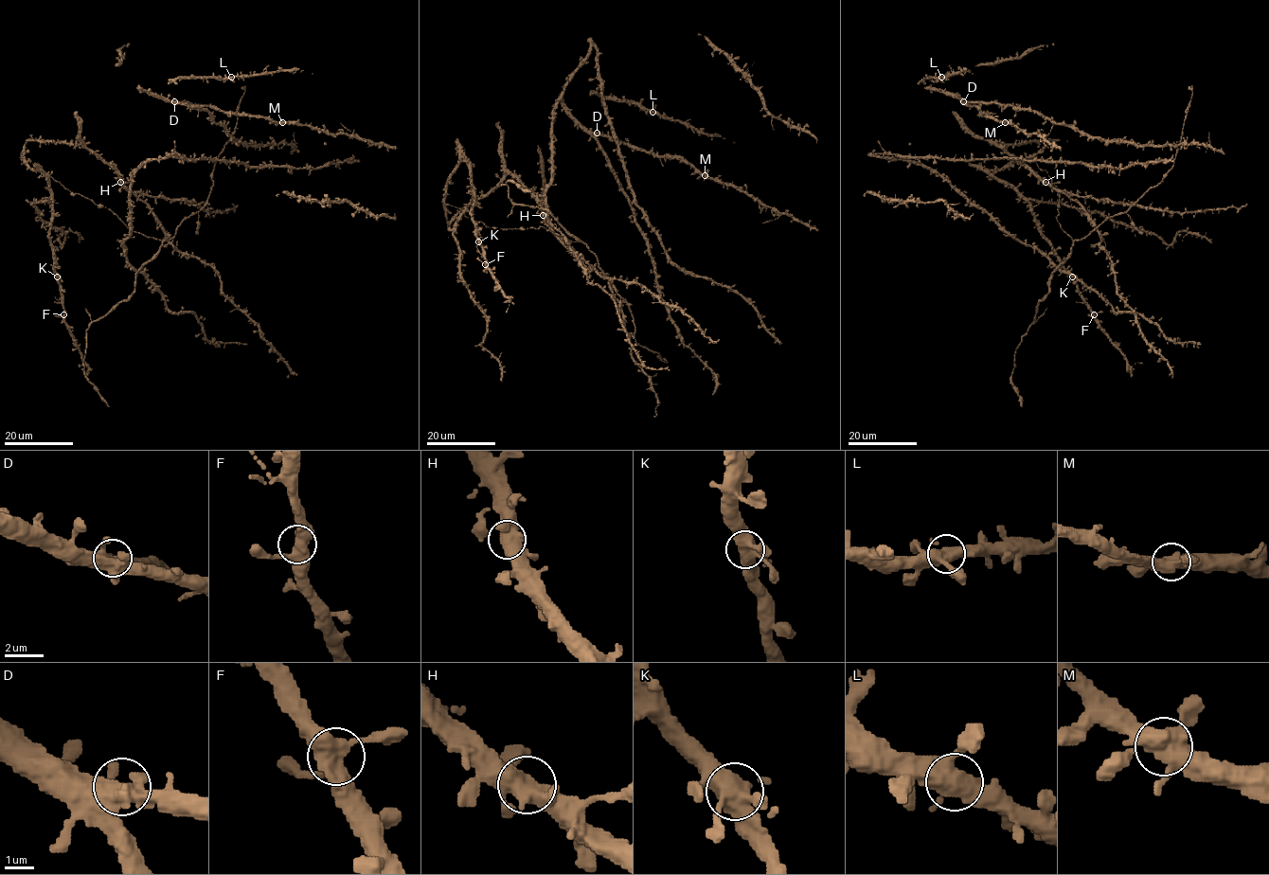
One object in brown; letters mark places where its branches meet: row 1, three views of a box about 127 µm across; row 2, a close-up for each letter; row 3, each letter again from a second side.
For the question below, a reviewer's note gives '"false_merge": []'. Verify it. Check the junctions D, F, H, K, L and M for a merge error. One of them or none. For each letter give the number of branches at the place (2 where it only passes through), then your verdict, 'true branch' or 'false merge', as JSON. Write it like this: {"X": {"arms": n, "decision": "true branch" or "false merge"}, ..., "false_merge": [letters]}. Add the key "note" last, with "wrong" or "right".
{"D": {"arms": 4, "decision": "true branch"}, "F": {"arms": 4, "decision": "true branch"}, "H": {"arms": 4, "decision": "true branch"}, "K": {"arms": 5, "decision": "true branch"}, "L": {"arms": 4, "decision": "true branch"}, "M": {"arms": 5, "decision": "true branch"}, "false_merge": [], "note": "right"}

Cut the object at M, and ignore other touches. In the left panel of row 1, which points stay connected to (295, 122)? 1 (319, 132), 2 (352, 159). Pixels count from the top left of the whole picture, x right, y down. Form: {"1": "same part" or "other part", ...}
{"1": "same part", "2": "other part"}

